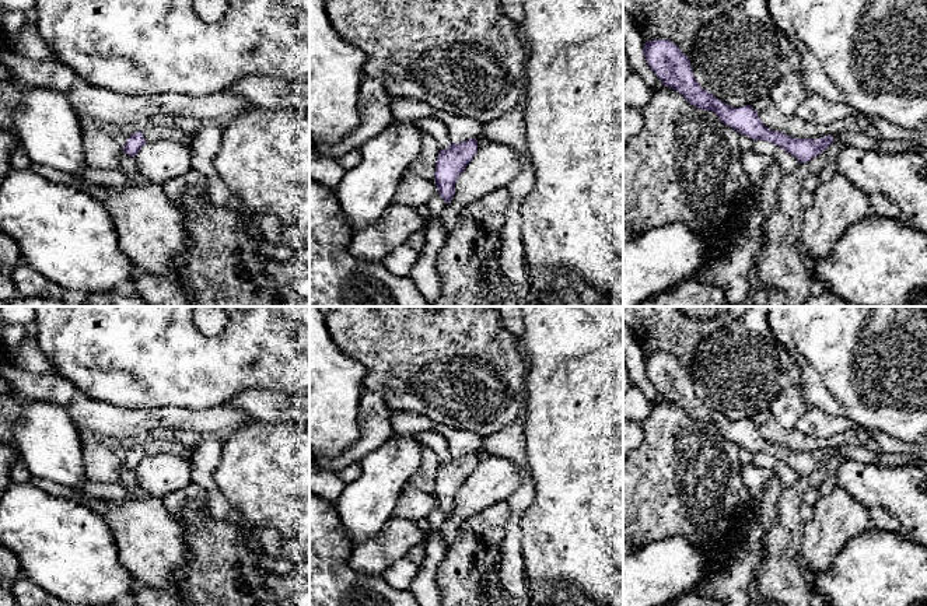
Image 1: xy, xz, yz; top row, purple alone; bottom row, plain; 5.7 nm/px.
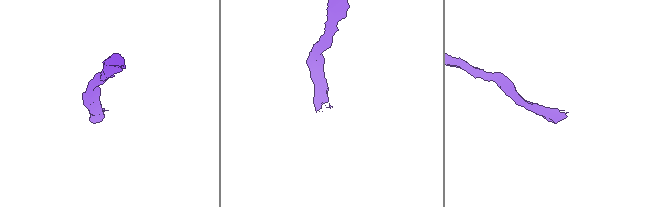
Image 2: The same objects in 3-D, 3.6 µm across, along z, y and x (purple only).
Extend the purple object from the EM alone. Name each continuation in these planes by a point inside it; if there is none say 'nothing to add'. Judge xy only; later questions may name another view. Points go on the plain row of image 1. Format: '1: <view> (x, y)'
1: xy (158, 445)

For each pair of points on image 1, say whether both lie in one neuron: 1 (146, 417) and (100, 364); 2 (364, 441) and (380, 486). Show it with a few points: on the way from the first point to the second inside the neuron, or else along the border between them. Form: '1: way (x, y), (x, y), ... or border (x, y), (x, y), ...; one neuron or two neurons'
1: border (107, 402), (128, 409), (172, 407); two neurons
2: border (394, 433), (359, 461); two neurons

